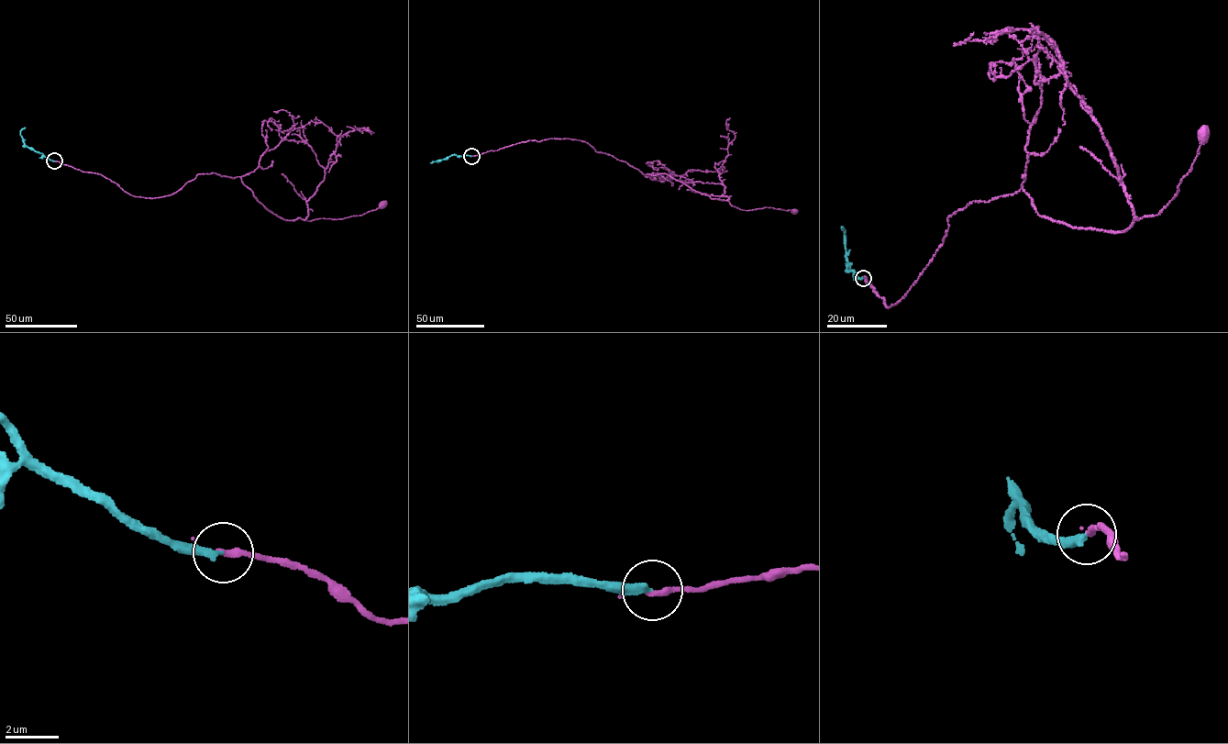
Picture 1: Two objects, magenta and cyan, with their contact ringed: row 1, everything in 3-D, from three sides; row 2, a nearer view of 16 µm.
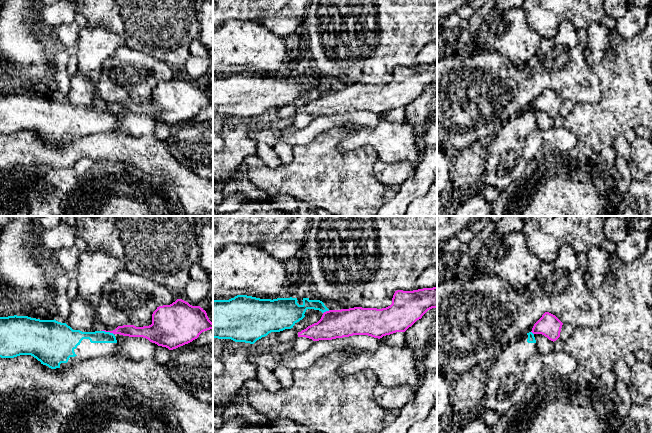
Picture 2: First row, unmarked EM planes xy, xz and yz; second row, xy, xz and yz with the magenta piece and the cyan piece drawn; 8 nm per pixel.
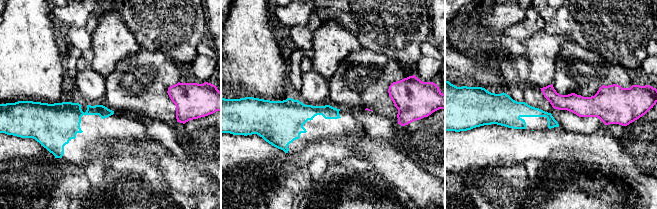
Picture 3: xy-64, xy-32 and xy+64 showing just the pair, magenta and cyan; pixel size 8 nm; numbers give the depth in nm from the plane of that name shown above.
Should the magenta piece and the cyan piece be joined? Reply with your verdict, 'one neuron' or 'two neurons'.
two neurons

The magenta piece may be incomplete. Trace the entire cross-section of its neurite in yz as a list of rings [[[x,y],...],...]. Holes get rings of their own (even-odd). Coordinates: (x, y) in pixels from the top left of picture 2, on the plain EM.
[[[545,88],[534,100],[533,110],[542,110],[551,117],[556,117],[560,113],[563,99],[553,90]]]

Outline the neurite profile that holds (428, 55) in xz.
[[[437,41],[430,43],[421,50],[416,57],[416,66],[437,62]]]

